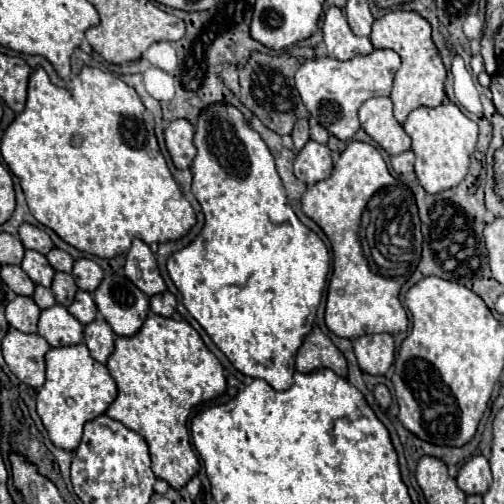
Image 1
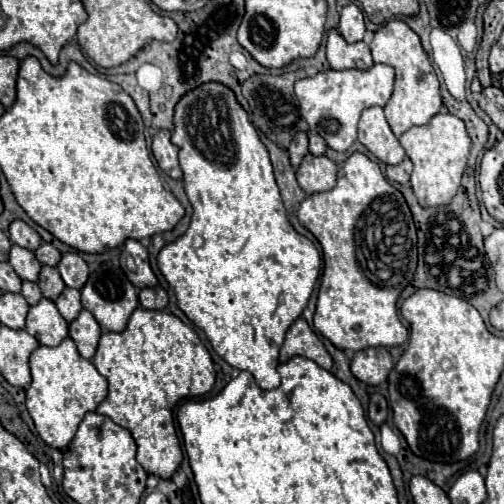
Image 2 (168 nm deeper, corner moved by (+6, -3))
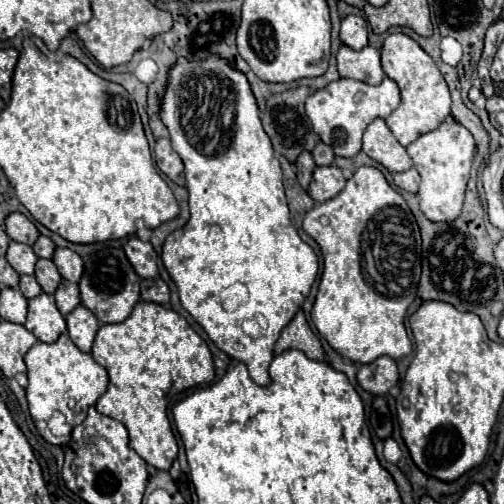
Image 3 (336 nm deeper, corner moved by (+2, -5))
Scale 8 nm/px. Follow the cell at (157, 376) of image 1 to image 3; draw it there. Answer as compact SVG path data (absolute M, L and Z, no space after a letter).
M139 300L127 320L97 330L91 356L109 374L109 386L95 404L97 412L125 424L129 446L147 464L169 470L179 446L167 418L167 404L173 394L213 380L213 358L205 340L171 308Z

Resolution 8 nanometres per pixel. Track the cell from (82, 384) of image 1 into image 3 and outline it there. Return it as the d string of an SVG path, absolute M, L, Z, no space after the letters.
M61 334L59 340L53 344L45 344L45 342L33 344L25 354L25 366L27 366L27 378L29 378L29 384L25 388L29 412L31 412L31 418L39 430L39 434L49 444L55 444L55 446L67 444L69 438L59 438L49 432L47 422L49 422L51 414L55 410L59 410L71 428L81 424L85 420L85 412L89 410L89 406L95 406L97 398L105 392L105 388L109 384L107 370L103 366L99 366L91 354L81 352L69 340L67 334Z

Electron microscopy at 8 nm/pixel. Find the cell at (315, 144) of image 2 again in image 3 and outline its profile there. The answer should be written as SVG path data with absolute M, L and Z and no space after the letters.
M319 142L317 148L313 148L311 156L313 156L317 166L331 166L335 162L335 152L327 144L323 144L323 142Z

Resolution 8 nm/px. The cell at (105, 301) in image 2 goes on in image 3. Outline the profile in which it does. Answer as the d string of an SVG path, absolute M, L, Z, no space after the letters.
M119 240L77 244L77 254L83 258L83 276L79 280L81 304L87 306L101 324L115 324L125 320L133 306L139 302L139 276L127 260Z

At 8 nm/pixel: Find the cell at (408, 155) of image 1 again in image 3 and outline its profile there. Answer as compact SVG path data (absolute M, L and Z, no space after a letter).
M411 168L411 170L407 170L407 172L393 174L393 182L395 182L397 188L415 194L417 188L419 188L419 172L417 172L415 168Z

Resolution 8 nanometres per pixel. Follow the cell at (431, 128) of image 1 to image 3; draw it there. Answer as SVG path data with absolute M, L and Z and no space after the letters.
M447 118L437 130L423 134L413 144L409 144L407 154L411 156L417 172L421 174L421 186L417 192L421 212L431 222L451 224L461 214L465 188L469 182L469 170L475 156L475 140L471 132L457 124L453 118Z

